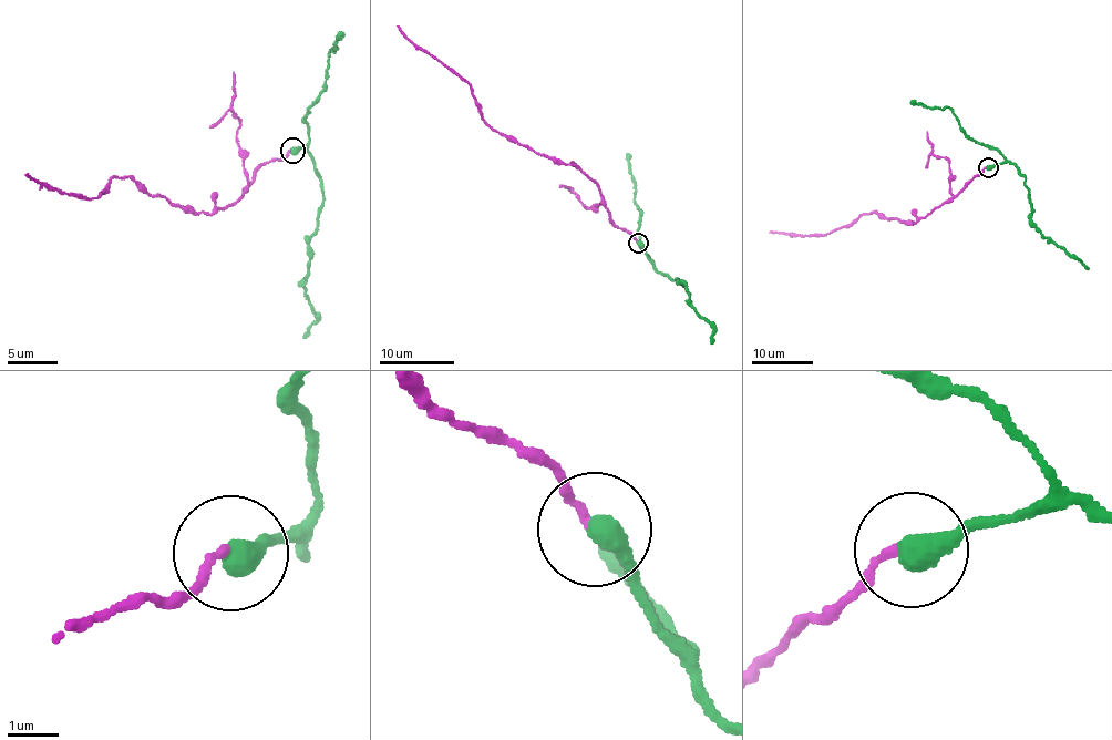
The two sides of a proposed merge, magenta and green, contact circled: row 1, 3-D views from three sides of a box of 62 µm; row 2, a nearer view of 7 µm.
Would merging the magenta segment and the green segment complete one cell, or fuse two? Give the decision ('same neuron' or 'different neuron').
different neuron

